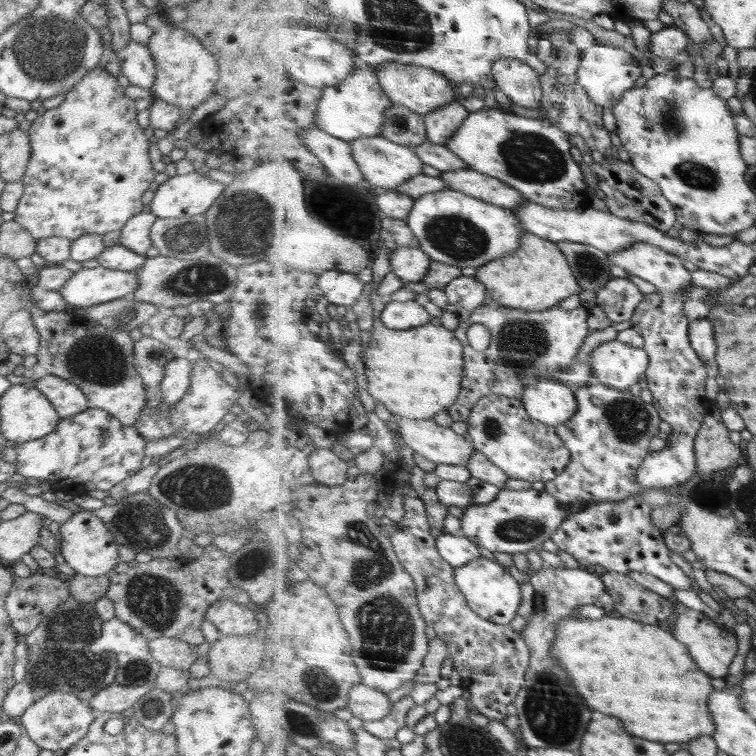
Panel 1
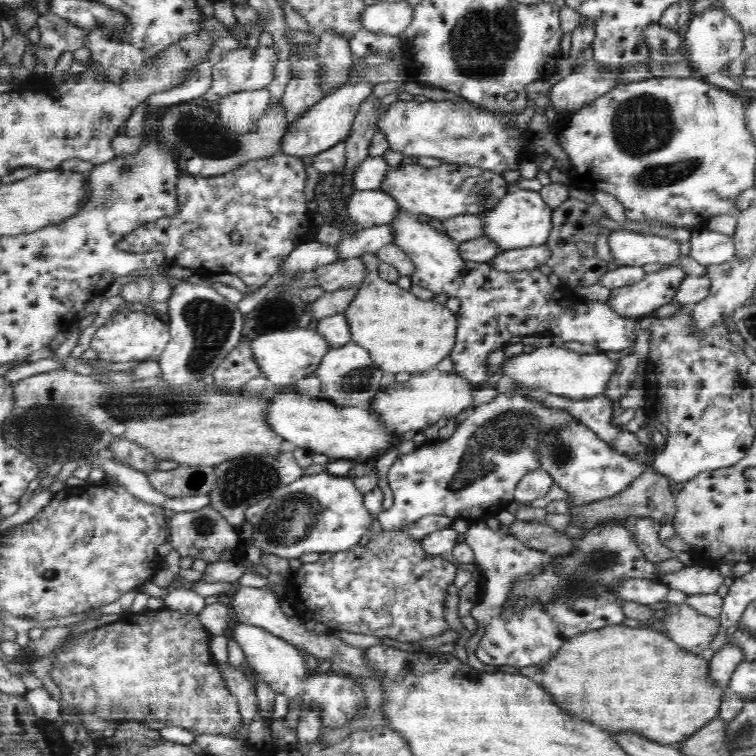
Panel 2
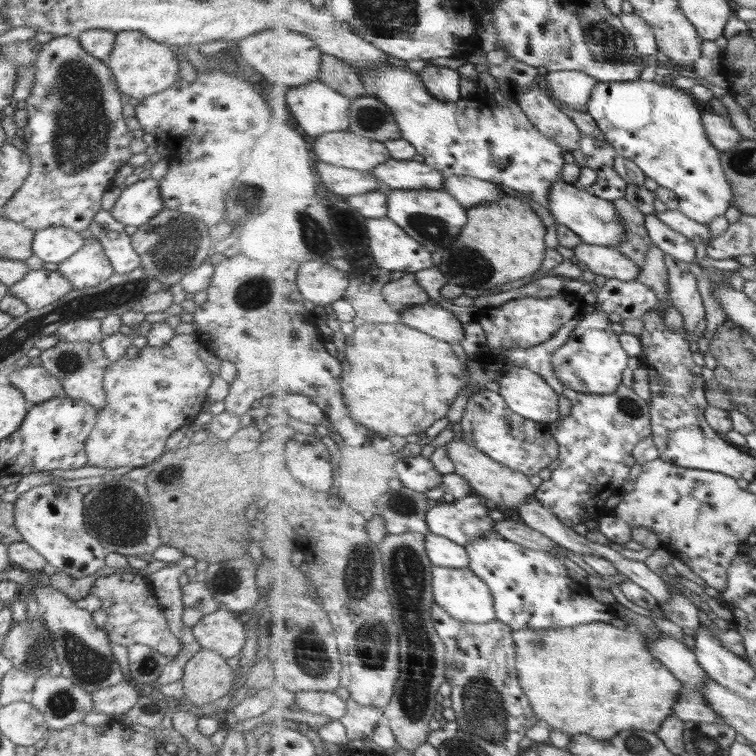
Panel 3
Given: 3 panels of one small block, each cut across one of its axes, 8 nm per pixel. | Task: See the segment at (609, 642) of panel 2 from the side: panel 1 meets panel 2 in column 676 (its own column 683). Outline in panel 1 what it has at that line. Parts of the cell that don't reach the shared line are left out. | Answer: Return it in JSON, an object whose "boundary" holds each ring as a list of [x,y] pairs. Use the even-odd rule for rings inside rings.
{"boundary":[[[605,616],[600,620],[572,618],[560,622],[560,632],[552,648],[551,656],[568,668],[576,689],[584,701],[592,704],[592,710],[620,716],[624,724],[628,724],[628,732],[656,742],[680,744],[715,734],[718,724],[710,707],[712,696],[716,694],[713,676],[700,668],[688,645],[668,627],[644,624],[626,617]]]}

